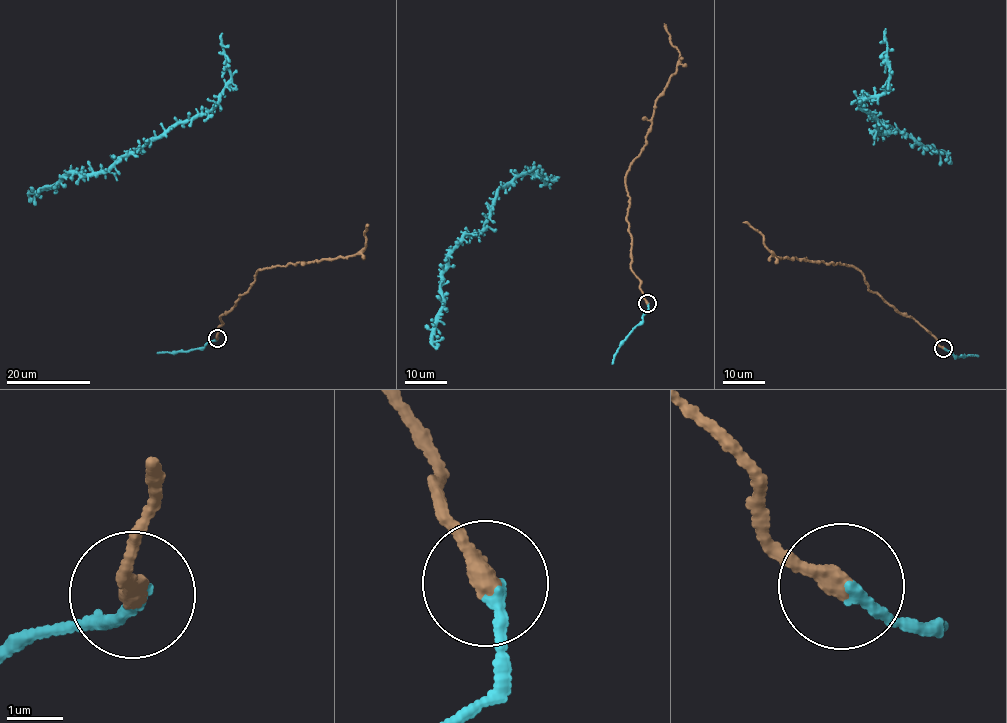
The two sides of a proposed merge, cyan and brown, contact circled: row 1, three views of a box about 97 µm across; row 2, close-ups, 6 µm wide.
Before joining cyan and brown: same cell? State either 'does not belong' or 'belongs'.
belongs

